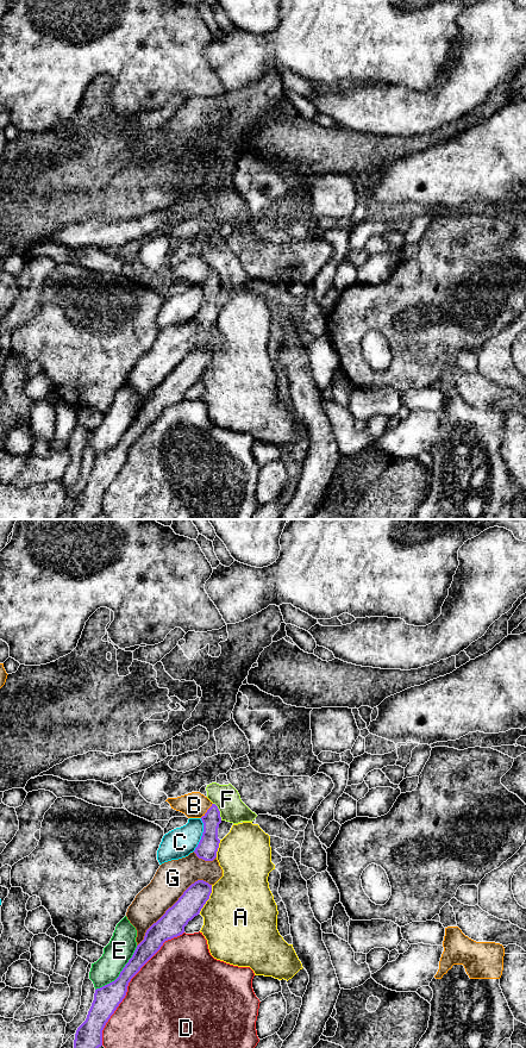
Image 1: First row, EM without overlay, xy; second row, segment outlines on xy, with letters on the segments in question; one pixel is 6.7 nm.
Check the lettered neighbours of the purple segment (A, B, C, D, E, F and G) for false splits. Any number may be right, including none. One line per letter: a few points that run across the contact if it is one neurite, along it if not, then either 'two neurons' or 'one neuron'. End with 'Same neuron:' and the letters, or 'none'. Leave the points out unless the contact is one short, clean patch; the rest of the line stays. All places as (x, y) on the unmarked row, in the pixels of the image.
A: two neurons
B: line xy (212, 269), (200, 284); two neurons
C: line xy (201, 285), (202, 301), (193, 317); two neurons
D: two neurons
E: two neurons
F: line xy (213, 269), (221, 286); two neurons
G: two neurons
Same neuron: none

